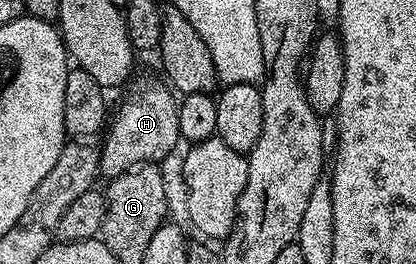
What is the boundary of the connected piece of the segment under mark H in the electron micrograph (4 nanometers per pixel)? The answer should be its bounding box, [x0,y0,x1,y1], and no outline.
[99,84,182,179]

